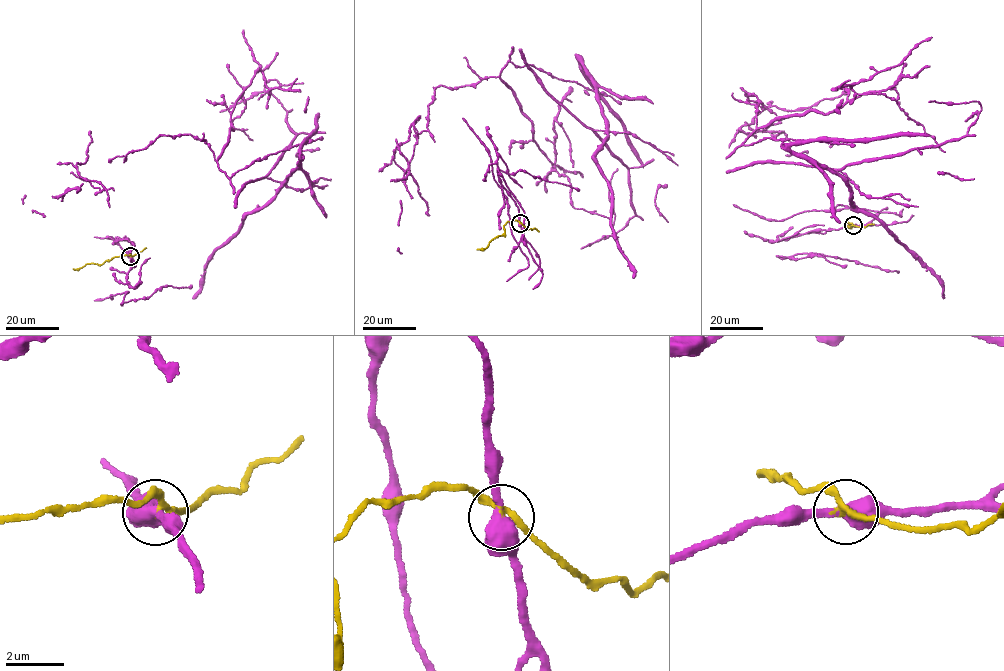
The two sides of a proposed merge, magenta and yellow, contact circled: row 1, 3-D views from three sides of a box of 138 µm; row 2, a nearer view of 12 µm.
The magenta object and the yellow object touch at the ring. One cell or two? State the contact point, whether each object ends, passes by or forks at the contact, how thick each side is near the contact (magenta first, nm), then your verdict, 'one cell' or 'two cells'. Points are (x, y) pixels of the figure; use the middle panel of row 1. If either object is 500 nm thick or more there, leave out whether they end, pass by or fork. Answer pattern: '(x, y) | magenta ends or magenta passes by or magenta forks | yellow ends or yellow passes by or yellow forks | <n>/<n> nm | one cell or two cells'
(520, 223) | 500/200 nm | two cells

